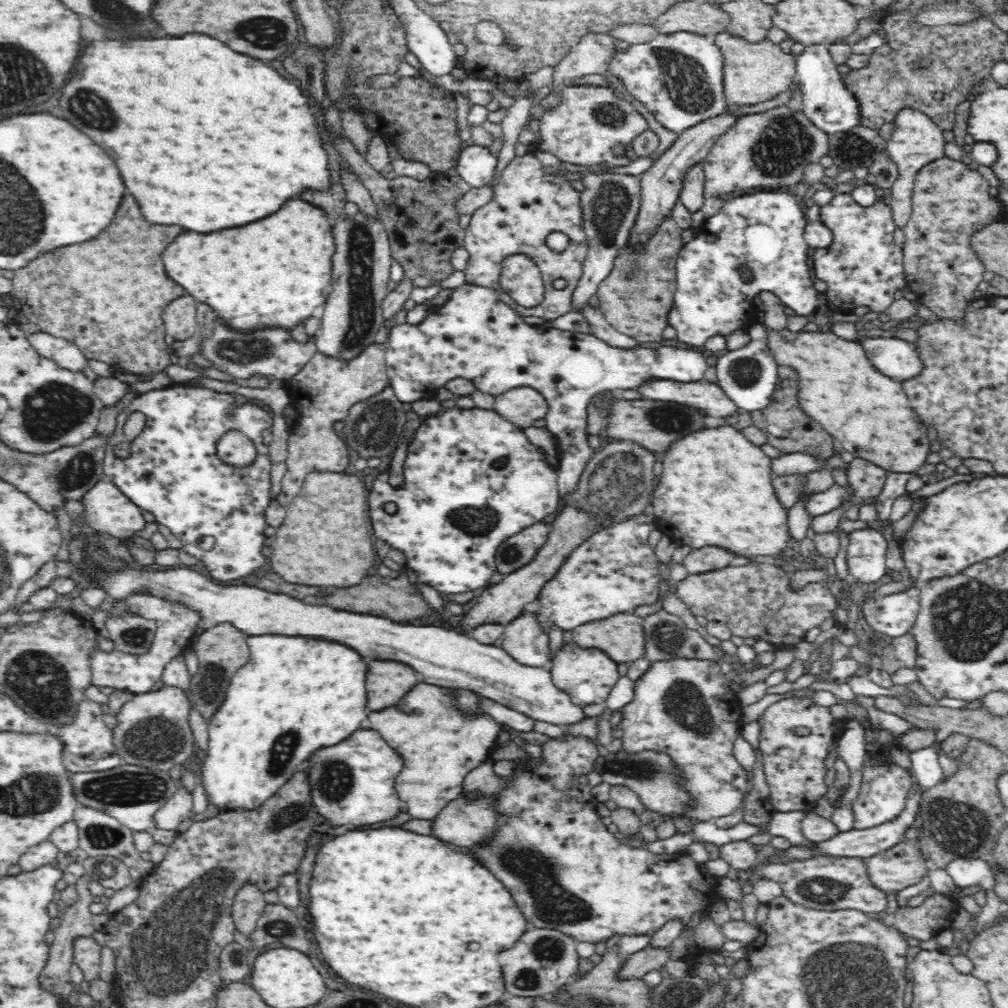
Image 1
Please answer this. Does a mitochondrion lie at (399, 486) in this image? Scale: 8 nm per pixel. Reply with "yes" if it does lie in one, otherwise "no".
no

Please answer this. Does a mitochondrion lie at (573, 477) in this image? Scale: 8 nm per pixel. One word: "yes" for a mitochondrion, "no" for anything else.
yes

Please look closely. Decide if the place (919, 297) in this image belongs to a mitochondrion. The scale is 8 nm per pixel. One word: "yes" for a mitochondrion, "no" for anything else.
no

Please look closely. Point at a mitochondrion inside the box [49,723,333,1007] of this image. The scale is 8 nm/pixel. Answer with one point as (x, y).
(189, 922)

